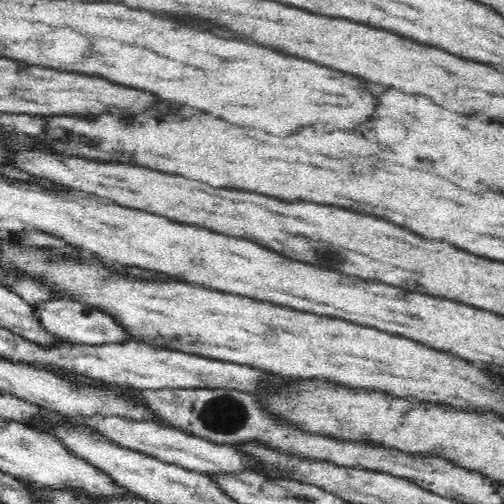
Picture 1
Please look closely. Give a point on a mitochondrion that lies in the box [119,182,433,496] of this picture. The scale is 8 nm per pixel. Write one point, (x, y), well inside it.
(222, 415)

